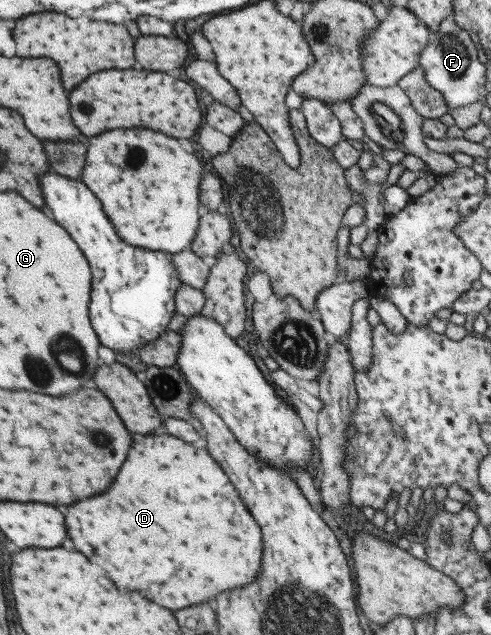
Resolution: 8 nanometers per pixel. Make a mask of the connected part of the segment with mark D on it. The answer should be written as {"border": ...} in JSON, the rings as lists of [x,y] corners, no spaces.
{"border":[[[162,434],[156,436],[138,435],[134,436],[132,446],[130,446],[130,454],[126,456],[114,484],[110,490],[96,494],[92,498],[80,500],[76,504],[72,504],[66,512],[64,512],[64,520],[66,520],[66,530],[70,540],[74,542],[74,548],[78,552],[82,552],[92,564],[98,564],[106,570],[108,578],[118,586],[118,588],[136,588],[140,590],[144,596],[154,598],[152,602],[158,602],[160,606],[166,606],[170,610],[182,610],[186,606],[192,604],[200,604],[200,602],[208,602],[214,596],[218,596],[222,590],[228,588],[238,588],[244,586],[248,582],[252,582],[260,570],[262,564],[262,535],[259,526],[256,524],[254,517],[246,510],[242,498],[238,496],[238,491],[222,470],[222,467],[210,456],[207,449],[196,449],[190,442],[184,442],[178,438]]]}

